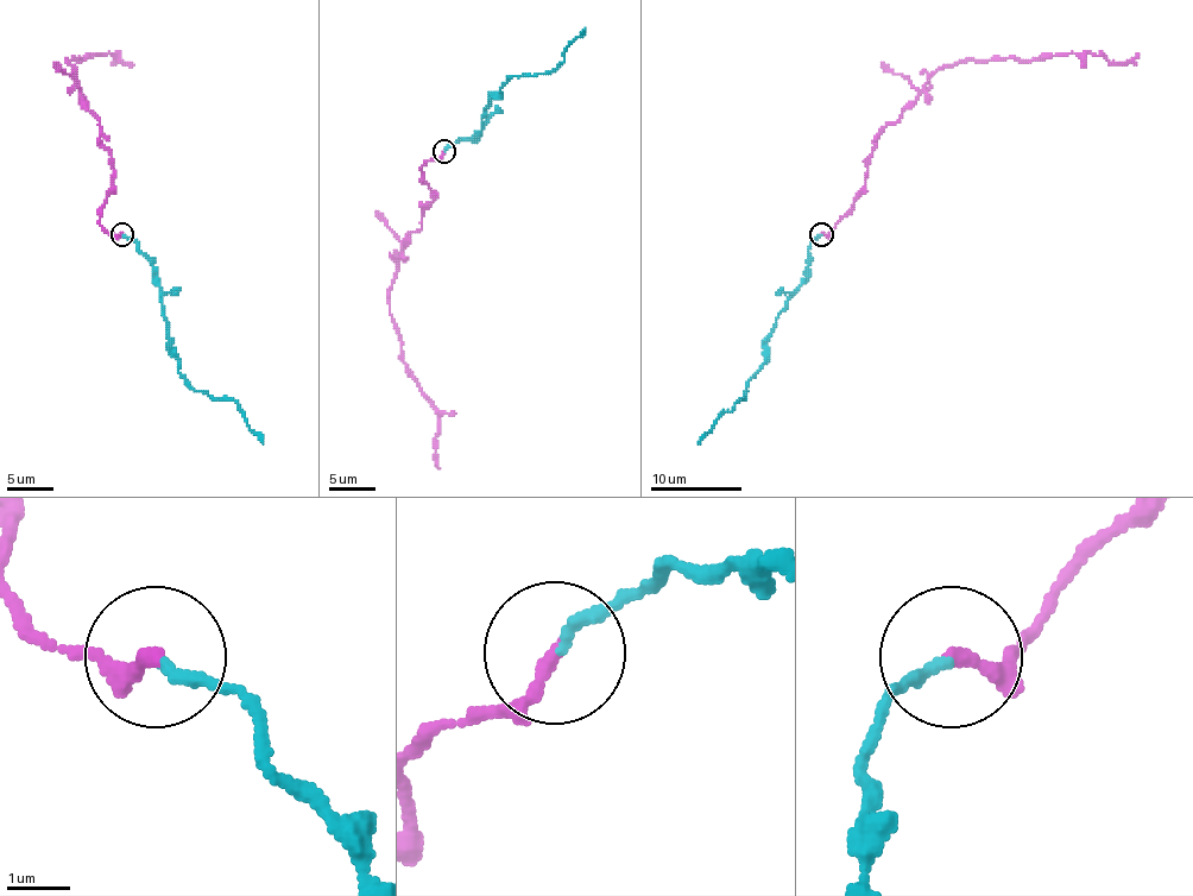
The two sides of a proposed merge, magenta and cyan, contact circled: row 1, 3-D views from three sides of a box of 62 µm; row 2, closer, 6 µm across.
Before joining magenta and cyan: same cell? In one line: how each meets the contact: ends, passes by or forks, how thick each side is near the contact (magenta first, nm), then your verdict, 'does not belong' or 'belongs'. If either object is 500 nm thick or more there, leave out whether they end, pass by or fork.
magenta ends there; cyan ends there; 240 nm thick on the magenta side, 190 nm on the other; belongs

